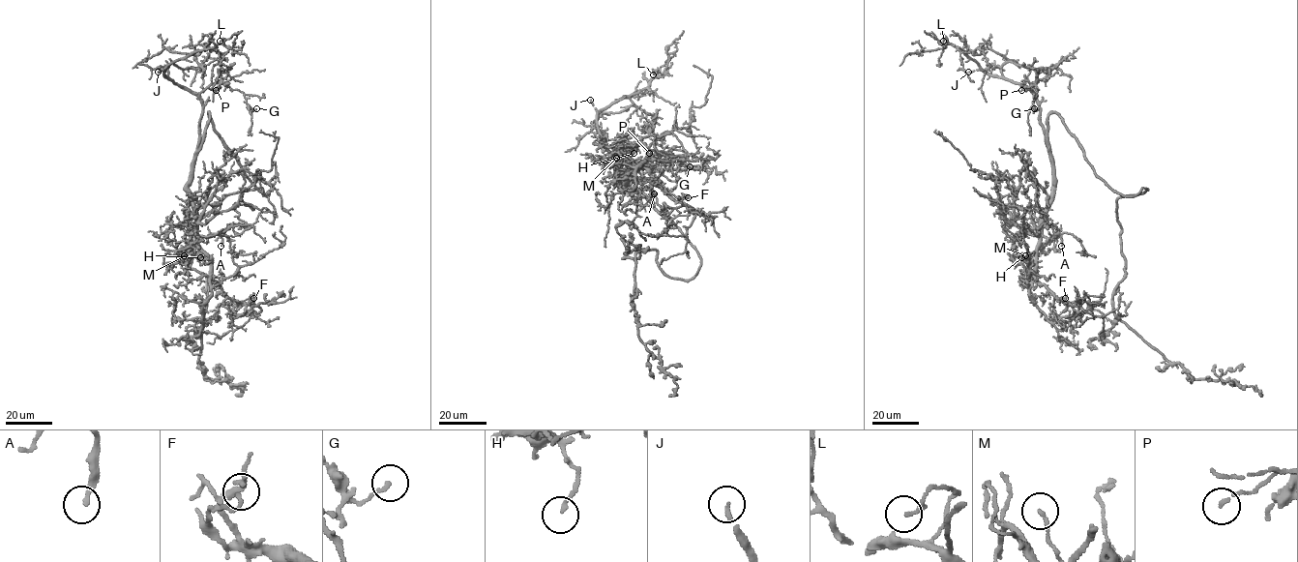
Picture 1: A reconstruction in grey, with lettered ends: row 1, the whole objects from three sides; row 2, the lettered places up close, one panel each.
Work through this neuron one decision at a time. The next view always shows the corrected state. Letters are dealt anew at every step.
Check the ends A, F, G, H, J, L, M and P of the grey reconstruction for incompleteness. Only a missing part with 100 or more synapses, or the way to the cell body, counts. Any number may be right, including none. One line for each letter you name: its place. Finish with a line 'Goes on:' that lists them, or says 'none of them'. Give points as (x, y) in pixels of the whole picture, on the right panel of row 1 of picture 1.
J: place (968, 72)
Goes on: J

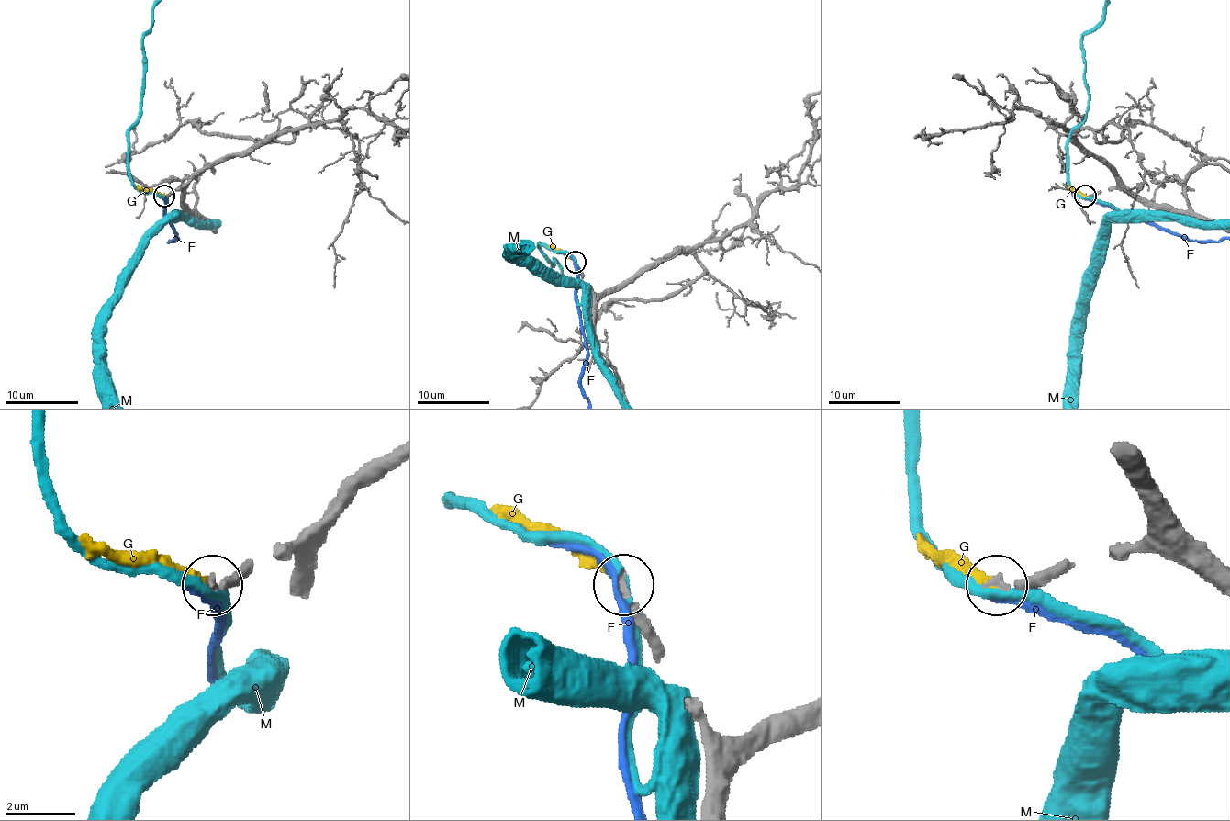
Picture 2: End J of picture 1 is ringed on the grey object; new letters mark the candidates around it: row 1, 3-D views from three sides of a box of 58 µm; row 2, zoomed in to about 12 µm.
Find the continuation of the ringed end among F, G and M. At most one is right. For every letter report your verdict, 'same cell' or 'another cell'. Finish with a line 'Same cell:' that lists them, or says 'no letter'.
F: another cell
G: same cell
M: another cell
Same cell: G

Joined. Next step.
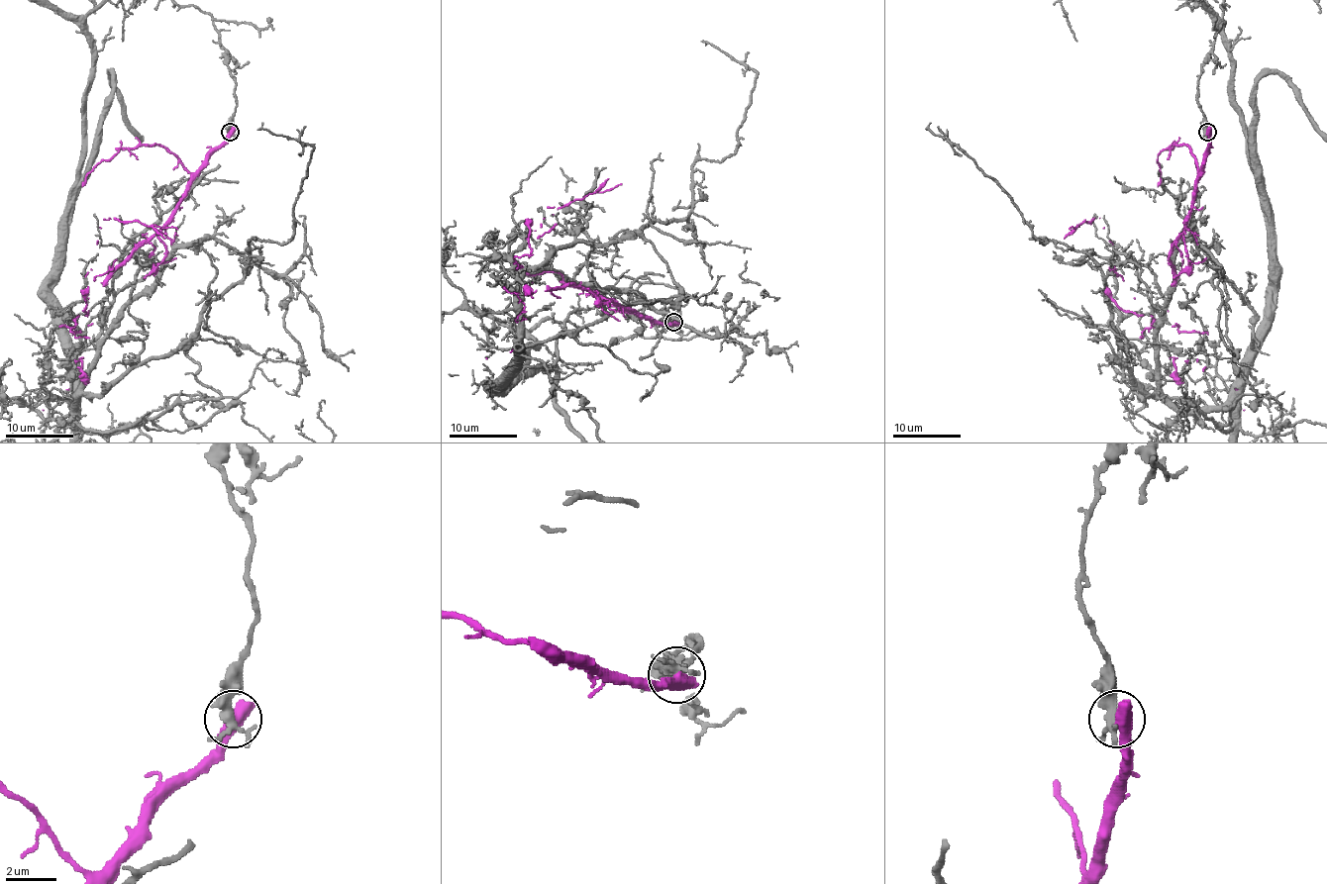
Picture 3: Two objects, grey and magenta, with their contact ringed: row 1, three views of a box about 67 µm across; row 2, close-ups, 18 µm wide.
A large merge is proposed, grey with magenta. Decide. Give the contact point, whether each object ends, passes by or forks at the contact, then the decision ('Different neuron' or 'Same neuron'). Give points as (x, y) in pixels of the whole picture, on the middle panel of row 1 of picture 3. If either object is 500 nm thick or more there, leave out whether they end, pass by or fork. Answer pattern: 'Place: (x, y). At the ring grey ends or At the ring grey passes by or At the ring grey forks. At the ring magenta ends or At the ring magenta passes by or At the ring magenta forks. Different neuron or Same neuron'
Place: (673, 322). Different neuron

